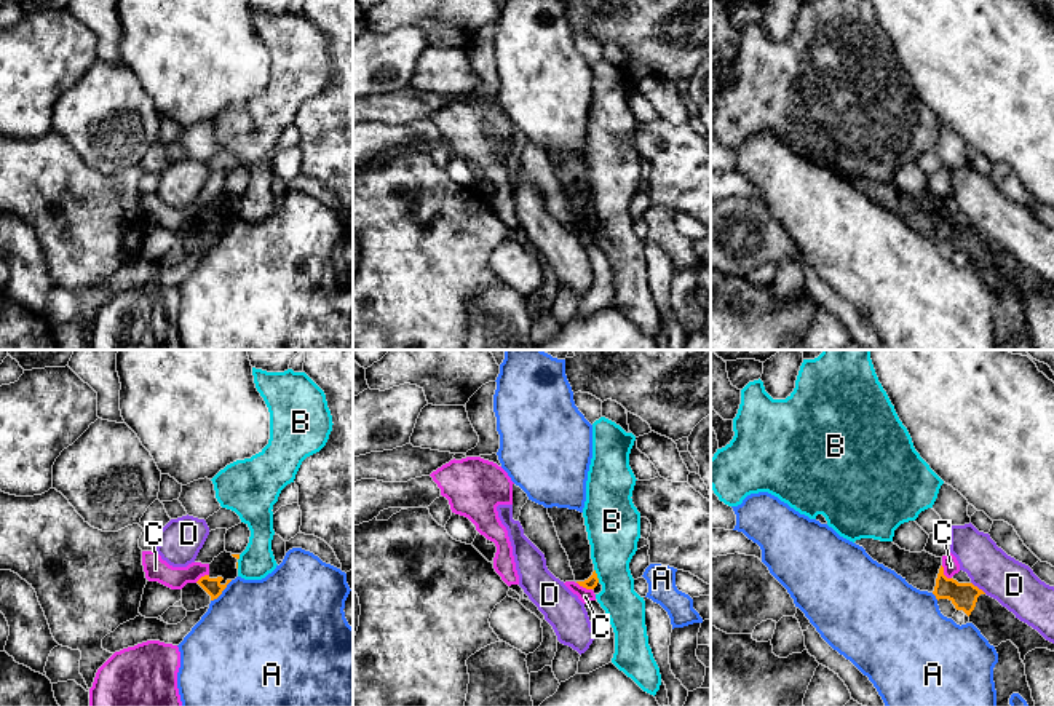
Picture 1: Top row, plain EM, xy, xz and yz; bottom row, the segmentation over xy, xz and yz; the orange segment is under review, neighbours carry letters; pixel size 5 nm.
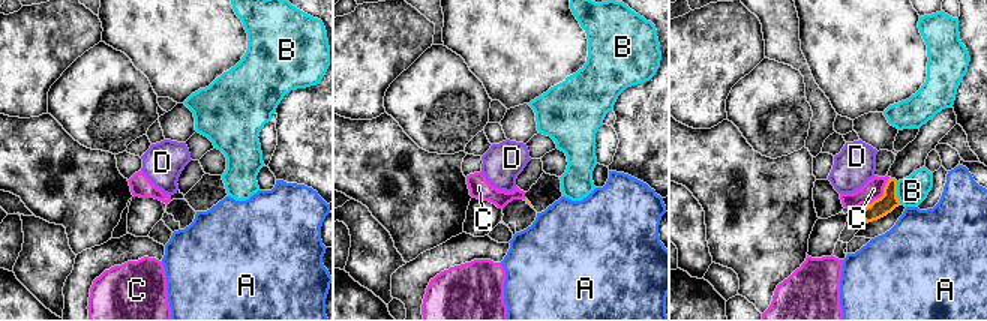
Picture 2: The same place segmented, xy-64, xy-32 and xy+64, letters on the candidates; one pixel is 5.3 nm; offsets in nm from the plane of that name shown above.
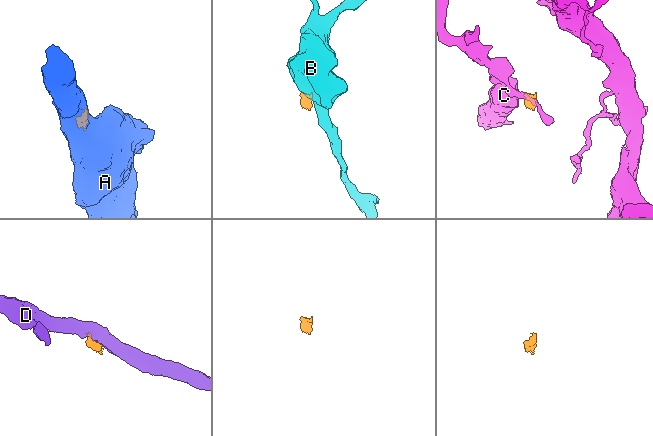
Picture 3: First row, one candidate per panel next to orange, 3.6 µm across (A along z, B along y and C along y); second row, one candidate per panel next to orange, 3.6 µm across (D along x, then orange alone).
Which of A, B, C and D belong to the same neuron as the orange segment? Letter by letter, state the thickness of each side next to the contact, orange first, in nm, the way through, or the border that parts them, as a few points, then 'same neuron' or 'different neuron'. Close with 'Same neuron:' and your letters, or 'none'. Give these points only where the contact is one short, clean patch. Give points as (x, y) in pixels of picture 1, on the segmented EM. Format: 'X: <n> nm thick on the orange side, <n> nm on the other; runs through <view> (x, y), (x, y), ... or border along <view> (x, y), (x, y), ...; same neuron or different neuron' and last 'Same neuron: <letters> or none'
A: 90 nm thick on the orange side, 480 nm on the other; different neuron
B: 60 nm thick on the orange side, 280 nm on the other; border along xz (594, 569), (599, 582); different neuron
C: 140 nm thick on the orange side, 80 nm on the other; border along yz (941, 566), (943, 572), (950, 579); different neuron
D: 140 nm thick on the orange side, 240 nm on the other; border along yz (971, 582), (986, 593); different neuron
Same neuron: none

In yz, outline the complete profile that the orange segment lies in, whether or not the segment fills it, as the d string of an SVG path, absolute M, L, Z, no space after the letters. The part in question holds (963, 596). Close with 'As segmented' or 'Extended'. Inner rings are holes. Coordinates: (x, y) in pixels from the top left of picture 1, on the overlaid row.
M861 538L854 543L862 546L874 561L901 575L913 588L933 593L937 601L949 599L957 610L963 610L969 617L969 623L981 631L990 645L998 647L1001 642L1011 641L1019 648L1022 663L1025 655L1035 648L1054 652L1052 642L1020 621L997 599L987 596L973 583L958 583L953 578L947 578L942 557L926 551L910 553L901 549L893 541L874 538Z. Extended

